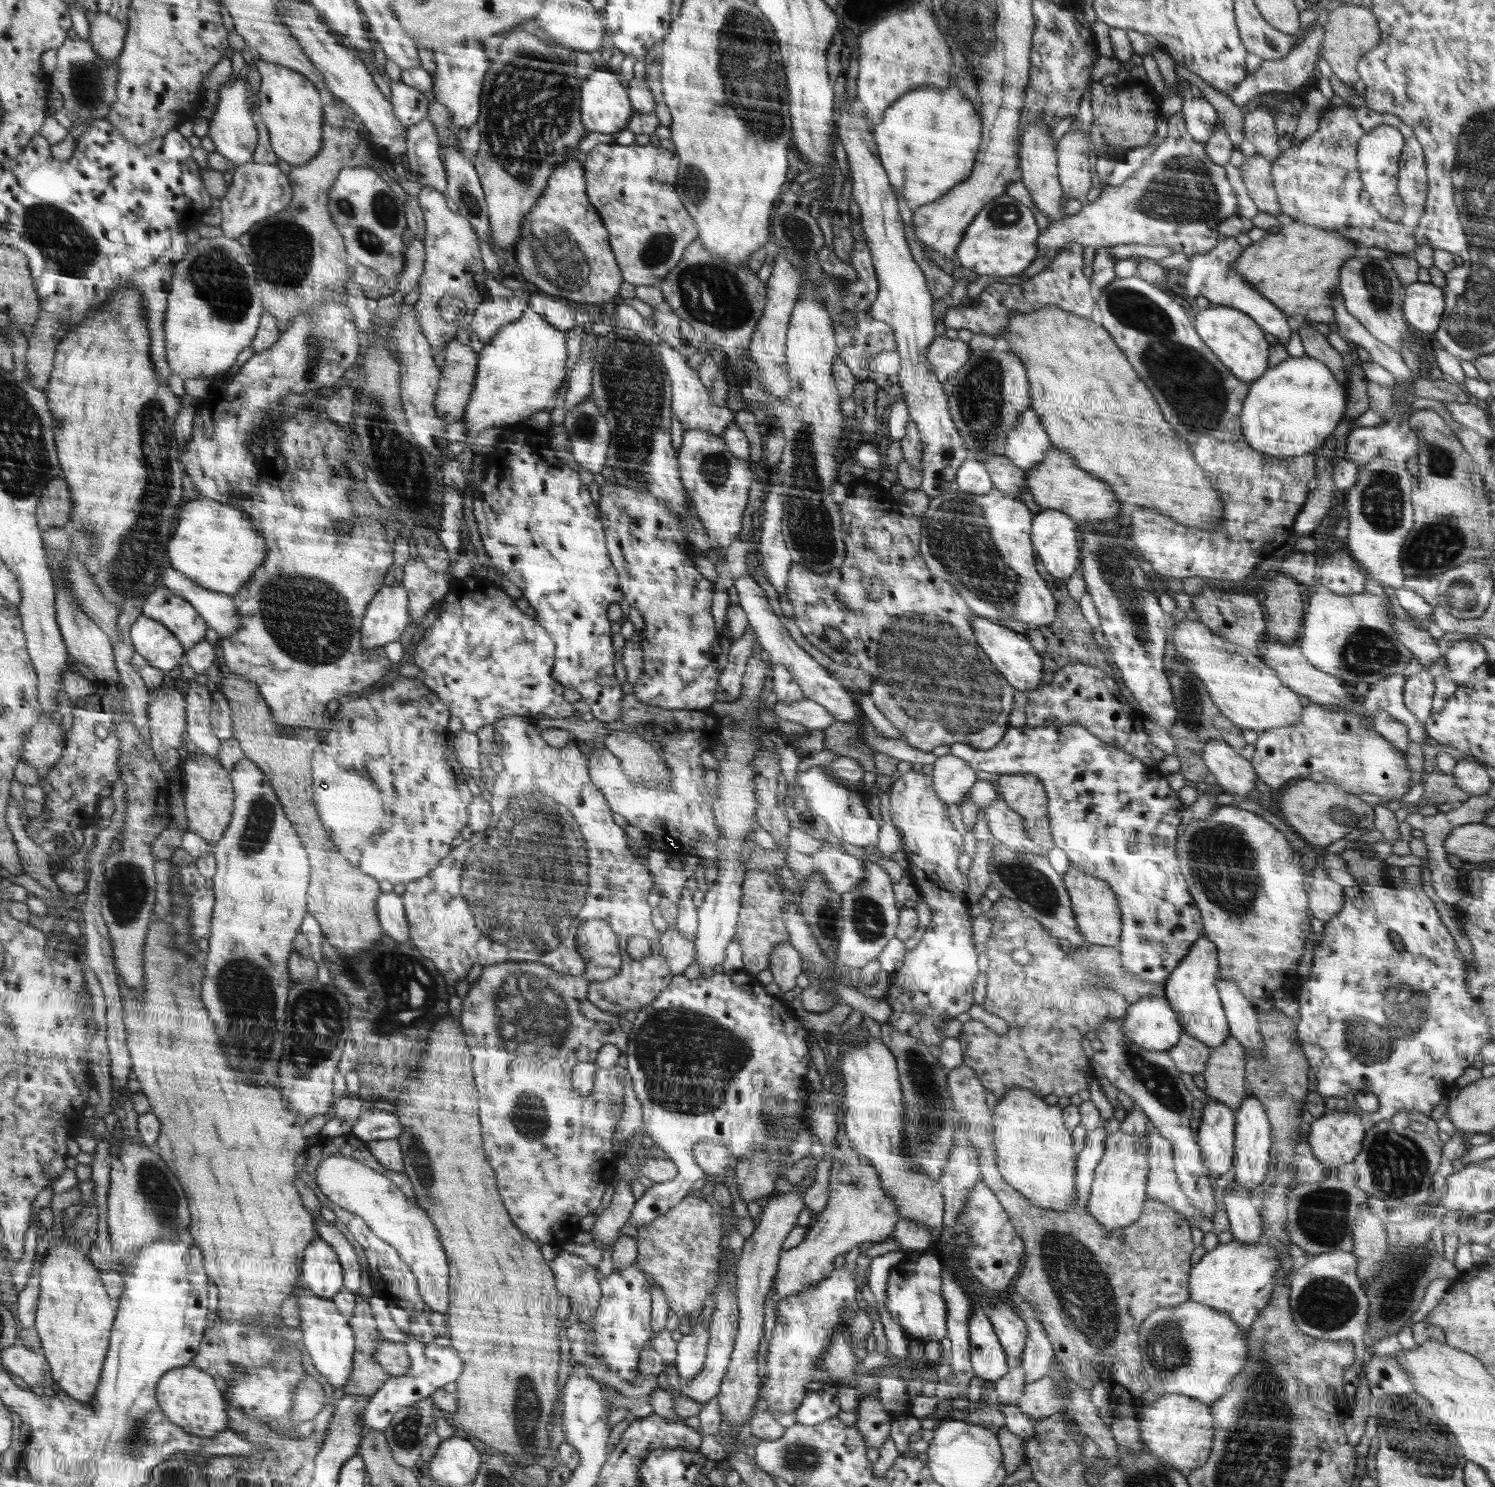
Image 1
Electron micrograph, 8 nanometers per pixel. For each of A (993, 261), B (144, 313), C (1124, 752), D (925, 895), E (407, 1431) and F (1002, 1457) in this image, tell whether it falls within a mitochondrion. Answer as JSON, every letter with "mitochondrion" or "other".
{"A":"other","B":"other","C":"other","D":"other","E":"mitochondrion","F":"other"}

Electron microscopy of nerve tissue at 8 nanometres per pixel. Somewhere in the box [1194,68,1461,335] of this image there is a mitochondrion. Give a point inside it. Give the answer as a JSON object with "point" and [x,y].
{"point":[1376,279]}

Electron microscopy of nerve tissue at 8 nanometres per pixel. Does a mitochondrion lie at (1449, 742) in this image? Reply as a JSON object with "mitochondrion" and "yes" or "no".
{"mitochondrion":"no"}

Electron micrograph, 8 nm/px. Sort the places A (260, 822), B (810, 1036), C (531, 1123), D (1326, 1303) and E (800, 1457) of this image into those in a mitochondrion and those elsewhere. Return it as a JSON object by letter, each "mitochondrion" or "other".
{"A":"mitochondrion","B":"other","C":"mitochondrion","D":"mitochondrion","E":"mitochondrion"}

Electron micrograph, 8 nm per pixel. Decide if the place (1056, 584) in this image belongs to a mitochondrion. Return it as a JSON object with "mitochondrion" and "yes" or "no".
{"mitochondrion":"no"}

